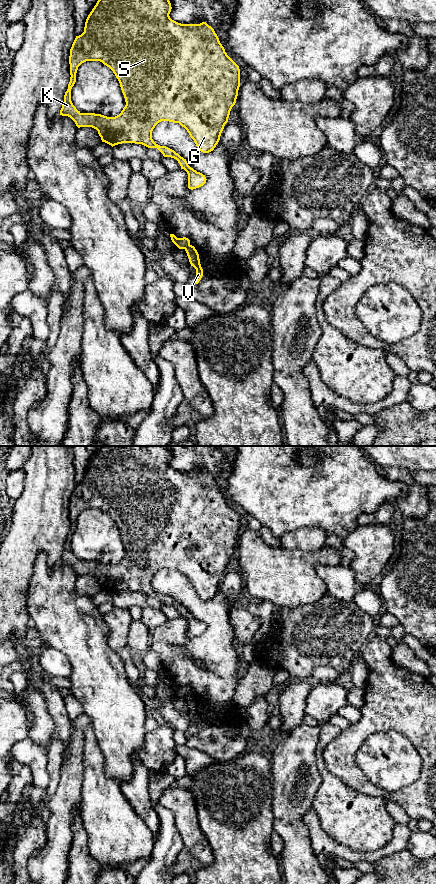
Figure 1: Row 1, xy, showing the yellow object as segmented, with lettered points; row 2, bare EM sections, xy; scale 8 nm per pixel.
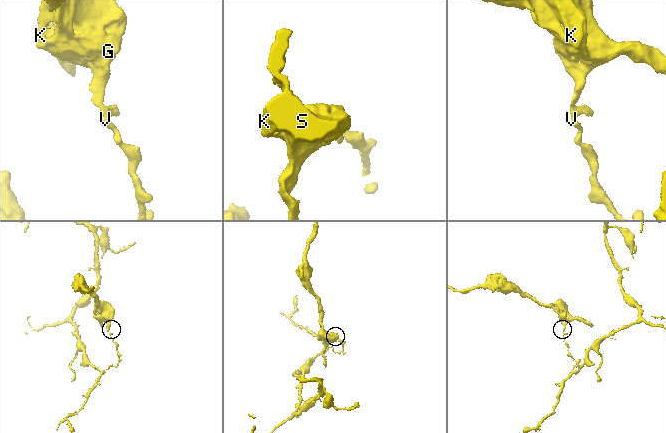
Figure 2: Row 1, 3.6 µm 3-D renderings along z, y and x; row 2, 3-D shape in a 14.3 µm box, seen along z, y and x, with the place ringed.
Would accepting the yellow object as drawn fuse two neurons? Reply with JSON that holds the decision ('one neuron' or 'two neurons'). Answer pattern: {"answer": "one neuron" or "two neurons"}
{"answer": "two neurons"}

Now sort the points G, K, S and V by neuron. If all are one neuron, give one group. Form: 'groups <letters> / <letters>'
groups G K S / V

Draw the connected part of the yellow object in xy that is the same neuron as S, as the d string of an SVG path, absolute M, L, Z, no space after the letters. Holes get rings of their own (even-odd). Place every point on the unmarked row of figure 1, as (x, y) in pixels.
M99 446L88 463L84 480L76 484L70 497L70 530L64 543L60 563L70 565L78 576L92 575L98 579L102 590L112 595L122 591L142 592L157 596L164 605L178 609L188 622L188 636L193 638L206 631L206 625L191 616L186 607L174 598L156 592L152 579L161 569L179 571L189 581L196 594L203 601L214 598L220 588L230 559L236 551L240 535L239 514L227 503L214 477L206 470L181 472L169 464L171 451L168 446ZM86 509L100 509L109 515L120 531L126 553L115 565L95 561L81 561L71 549L71 537L76 530L78 515Z

